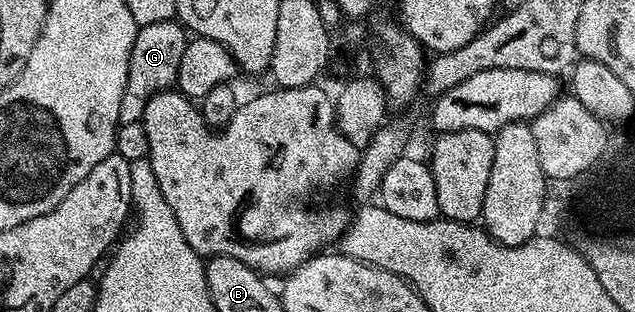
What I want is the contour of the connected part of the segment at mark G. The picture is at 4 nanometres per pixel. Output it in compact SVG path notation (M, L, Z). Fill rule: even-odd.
M177 19L152 22L139 27L128 66L128 82L124 82L124 98L120 98L119 125L141 121L144 106L157 92L173 89L178 82L180 58L188 43L188 32Z

